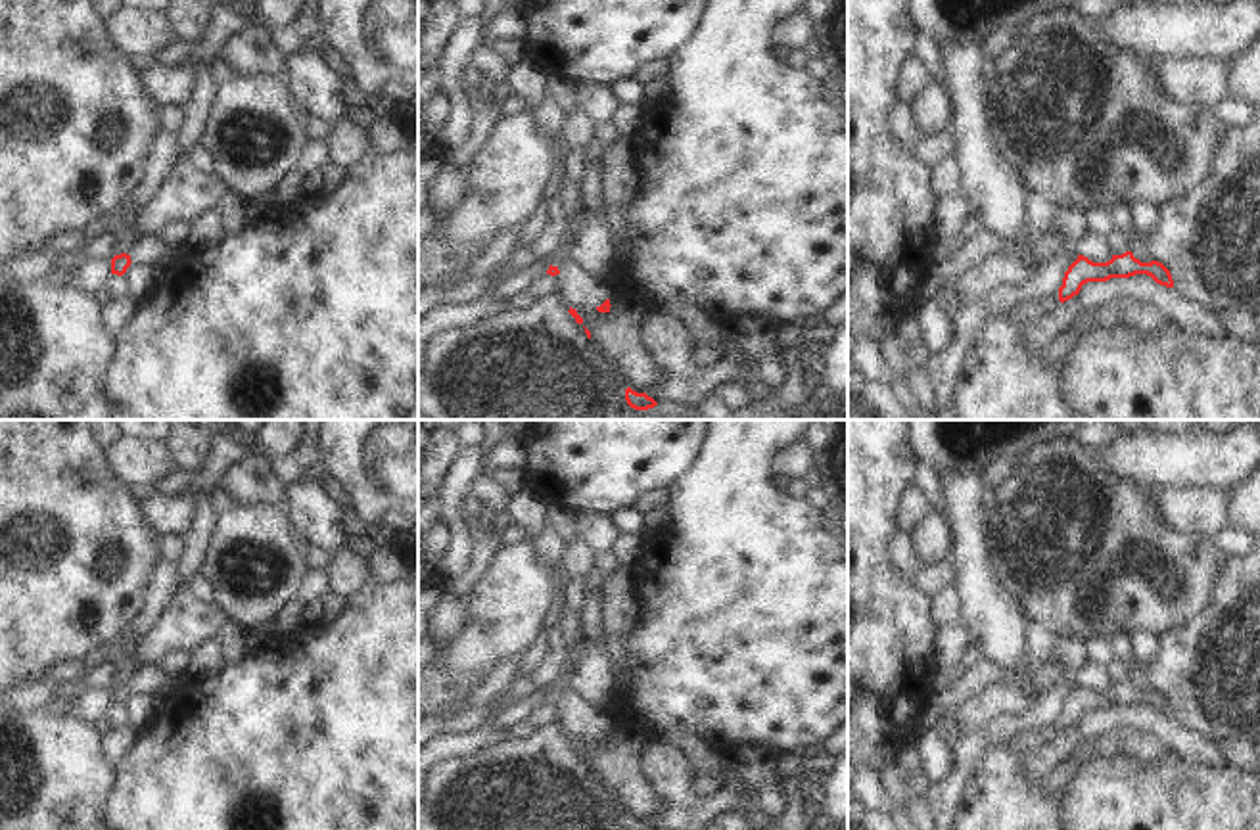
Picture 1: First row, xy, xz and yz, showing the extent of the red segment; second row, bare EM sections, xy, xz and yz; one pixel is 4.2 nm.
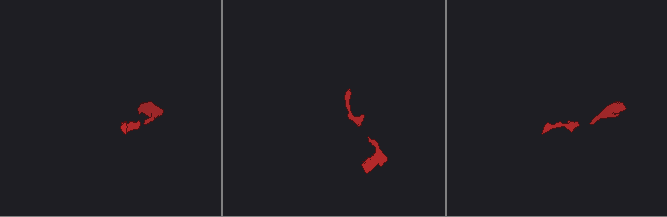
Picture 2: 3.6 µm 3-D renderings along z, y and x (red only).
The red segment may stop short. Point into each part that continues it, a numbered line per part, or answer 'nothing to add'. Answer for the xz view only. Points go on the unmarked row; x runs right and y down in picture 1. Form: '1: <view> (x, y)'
nothing to add

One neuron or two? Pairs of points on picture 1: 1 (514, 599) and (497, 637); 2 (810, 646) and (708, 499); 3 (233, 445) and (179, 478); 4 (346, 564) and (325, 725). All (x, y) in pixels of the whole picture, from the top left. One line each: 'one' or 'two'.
1: one
2: one
3: one
4: two

